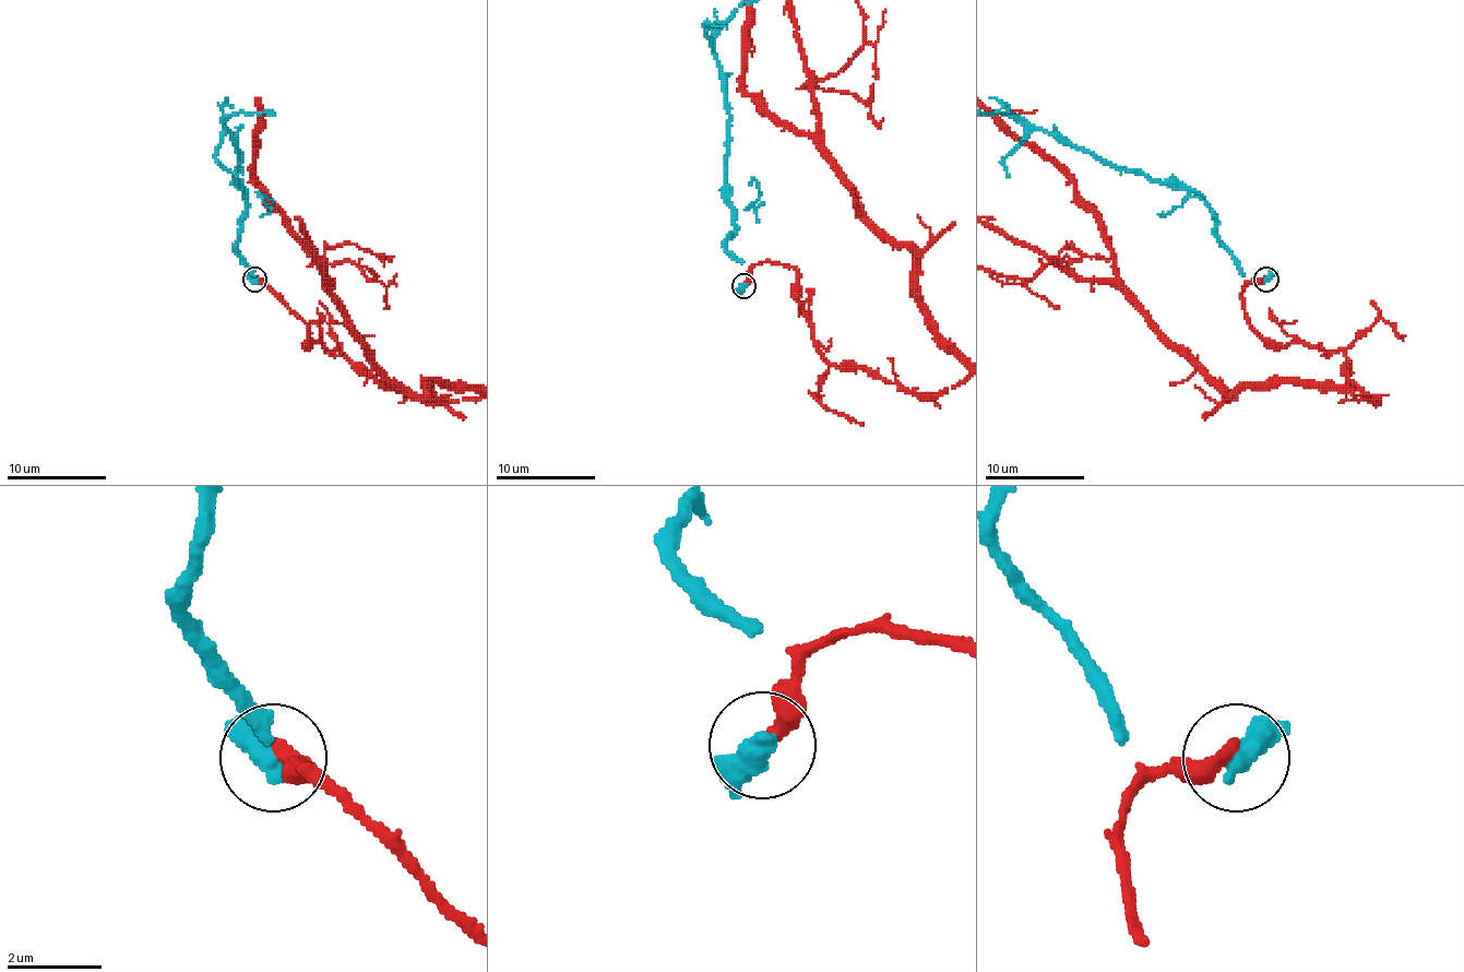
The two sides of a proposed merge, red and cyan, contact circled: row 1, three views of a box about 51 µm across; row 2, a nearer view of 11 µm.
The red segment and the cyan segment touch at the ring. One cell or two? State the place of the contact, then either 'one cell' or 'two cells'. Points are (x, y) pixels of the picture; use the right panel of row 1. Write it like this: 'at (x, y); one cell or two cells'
at (1266, 279); two cells

